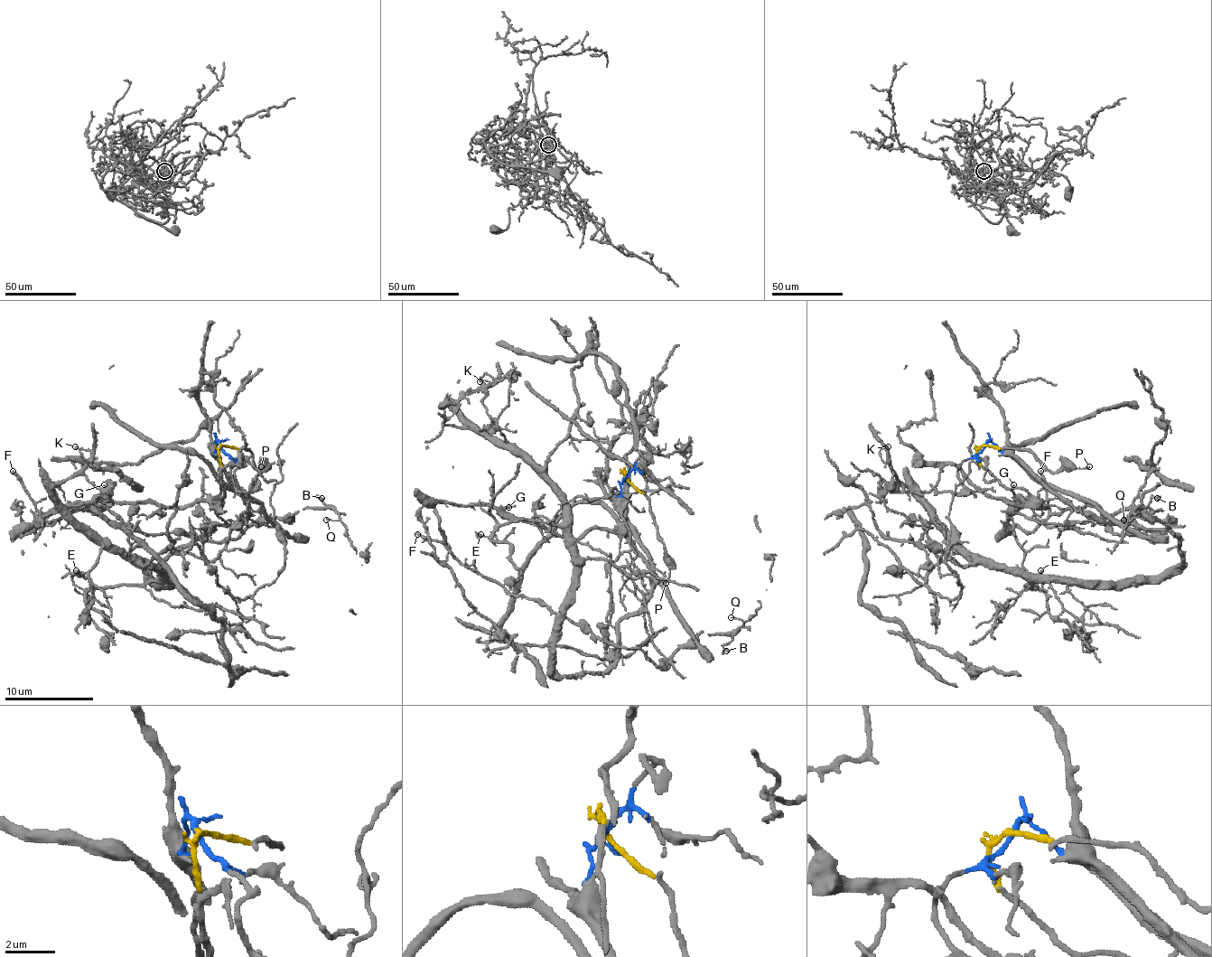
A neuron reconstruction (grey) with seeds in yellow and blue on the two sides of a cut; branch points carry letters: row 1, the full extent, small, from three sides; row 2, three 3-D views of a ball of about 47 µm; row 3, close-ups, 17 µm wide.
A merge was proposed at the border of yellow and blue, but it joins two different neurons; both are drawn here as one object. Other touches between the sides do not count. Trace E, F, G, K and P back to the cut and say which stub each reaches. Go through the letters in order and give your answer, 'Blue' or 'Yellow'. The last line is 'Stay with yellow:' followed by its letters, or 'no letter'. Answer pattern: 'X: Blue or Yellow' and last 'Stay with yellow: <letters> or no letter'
E: Blue
F: Yellow
G: Yellow
K: Blue
P: Yellow
Stay with yellow: F, G, P

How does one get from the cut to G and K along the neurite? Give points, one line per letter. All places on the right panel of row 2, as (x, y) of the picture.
G: (984, 445), (978, 461), (1006, 488), (1022, 488), (1035, 505), (1044, 505), (1024, 503), (1011, 490), (1013, 485)
K: (984, 445), (1076, 508), (1166, 528), (1181, 563), (1152, 578), (1044, 581), (975, 561), (898, 479), (887, 445)

